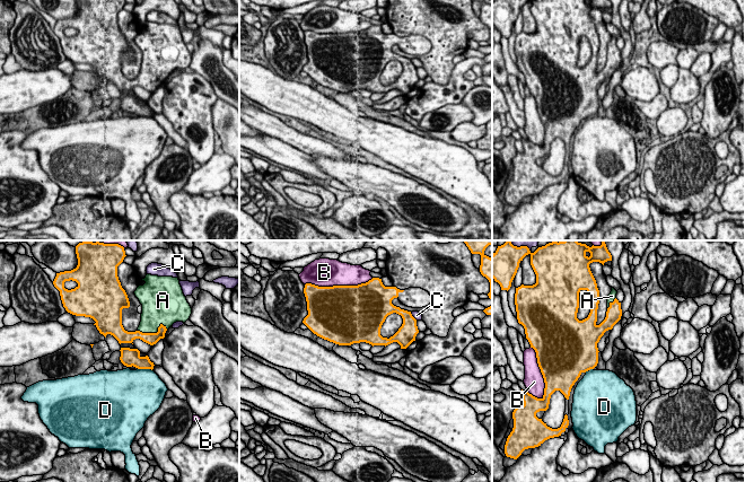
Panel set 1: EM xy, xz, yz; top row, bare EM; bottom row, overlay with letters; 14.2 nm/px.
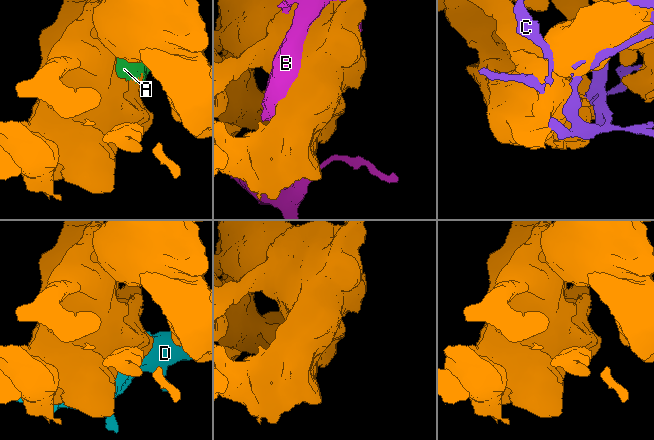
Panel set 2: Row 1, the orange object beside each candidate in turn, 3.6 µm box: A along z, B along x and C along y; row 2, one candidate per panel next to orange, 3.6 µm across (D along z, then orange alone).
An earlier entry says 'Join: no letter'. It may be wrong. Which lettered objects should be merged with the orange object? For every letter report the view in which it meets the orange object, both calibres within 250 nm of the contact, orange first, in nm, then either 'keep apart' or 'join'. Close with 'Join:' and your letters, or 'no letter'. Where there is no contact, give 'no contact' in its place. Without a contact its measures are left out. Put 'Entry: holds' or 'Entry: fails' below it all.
A: xy | 170/320 nm | join
B: xz | 500/380 nm | keep apart
C: xz | 260/120 nm | keep apart
D: xy | 260/480 nm | keep apart
Join: A
Entry: fails

